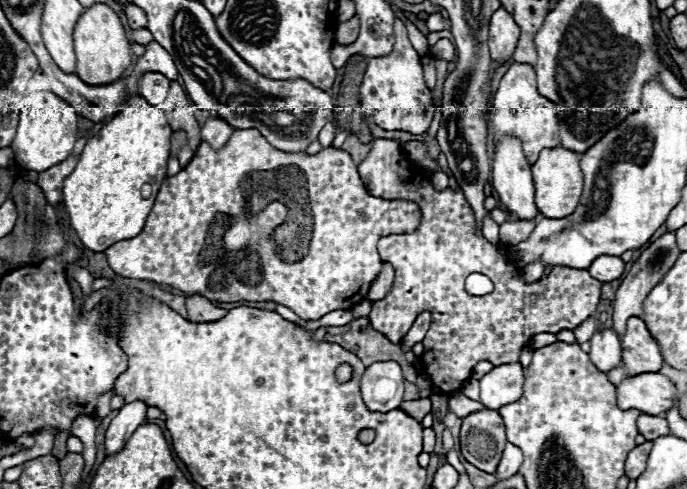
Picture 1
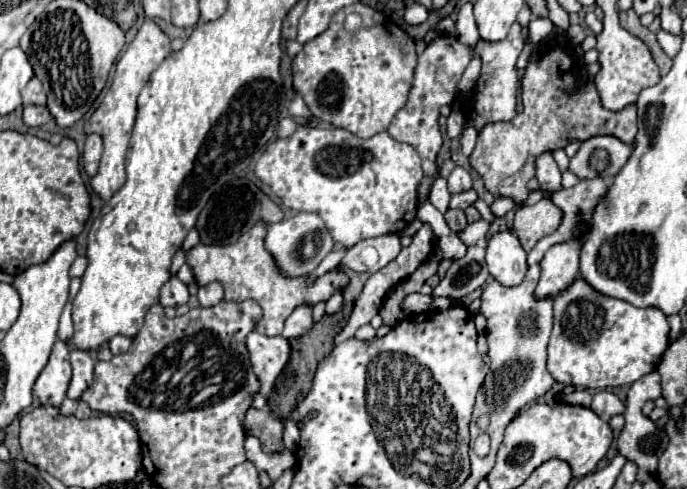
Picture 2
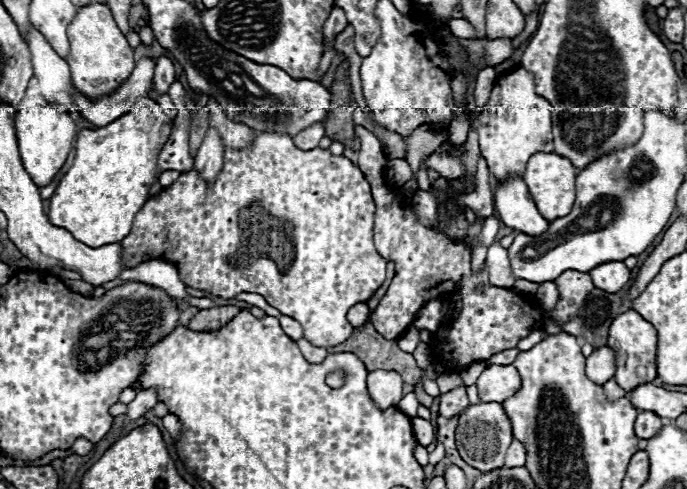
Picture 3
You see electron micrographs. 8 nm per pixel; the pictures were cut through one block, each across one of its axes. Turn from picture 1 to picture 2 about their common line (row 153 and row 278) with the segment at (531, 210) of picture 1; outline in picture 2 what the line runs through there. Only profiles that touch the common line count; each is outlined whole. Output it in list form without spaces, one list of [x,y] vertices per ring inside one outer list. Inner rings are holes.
[[[512,230],[496,232],[486,246],[490,274],[504,286],[516,286],[526,274],[526,252]]]

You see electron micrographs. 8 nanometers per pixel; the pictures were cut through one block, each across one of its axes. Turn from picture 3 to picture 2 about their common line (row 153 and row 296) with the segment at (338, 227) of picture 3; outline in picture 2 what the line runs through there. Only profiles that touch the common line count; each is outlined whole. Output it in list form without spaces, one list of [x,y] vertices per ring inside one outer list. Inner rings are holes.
[[[258,222],[252,230],[242,234],[240,240],[234,242],[234,244],[228,244],[228,246],[198,244],[196,248],[192,248],[188,252],[186,262],[190,264],[198,286],[204,286],[208,282],[218,280],[224,286],[226,300],[234,300],[234,302],[240,302],[240,300],[246,300],[246,298],[256,300],[264,310],[264,318],[258,322],[256,330],[260,334],[266,334],[266,336],[276,336],[276,334],[282,332],[284,320],[290,316],[290,312],[296,306],[300,306],[304,302],[316,304],[320,300],[328,300],[336,292],[336,288],[346,286],[348,278],[342,272],[338,272],[338,268],[320,276],[314,282],[314,286],[310,286],[310,288],[306,286],[304,278],[286,278],[276,270],[272,256],[266,252],[264,236],[266,236],[266,226],[262,222]]]

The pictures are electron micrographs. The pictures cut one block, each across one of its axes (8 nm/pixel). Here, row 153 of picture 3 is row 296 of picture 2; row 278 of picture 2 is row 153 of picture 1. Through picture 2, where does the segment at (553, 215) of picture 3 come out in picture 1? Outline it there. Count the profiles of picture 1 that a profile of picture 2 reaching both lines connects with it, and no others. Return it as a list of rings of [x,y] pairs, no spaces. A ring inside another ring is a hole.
[[[544,148],[538,162],[532,166],[536,186],[536,206],[546,218],[564,218],[576,210],[582,194],[582,172],[578,166],[578,154],[566,148]]]

